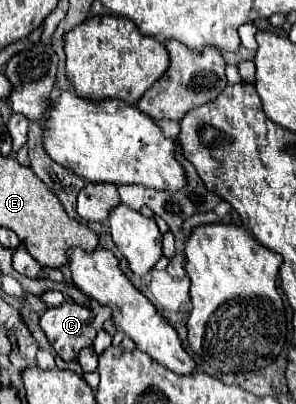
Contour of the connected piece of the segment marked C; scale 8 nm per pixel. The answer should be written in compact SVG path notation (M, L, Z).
M66 301L60 307L48 309L40 317L40 327L46 333L50 345L64 361L74 361L80 349L90 347L96 337L92 311L74 301Z

